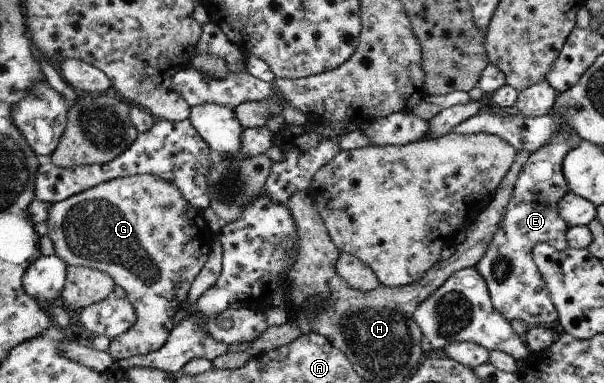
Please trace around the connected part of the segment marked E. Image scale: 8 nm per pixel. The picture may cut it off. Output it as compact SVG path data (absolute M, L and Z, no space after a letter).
M551 113L551 116L556 121L556 124L560 126L560 130L556 131L556 136L550 144L547 144L538 152L531 153L527 163L521 168L510 197L510 202L505 208L502 224L491 238L485 255L475 266L482 280L485 280L493 307L509 322L518 319L524 321L528 326L548 325L558 320L558 313L551 301L546 283L543 281L540 269L533 261L532 250L537 243L548 243L559 251L565 251L568 248L568 243L565 239L565 232L567 232L568 227L558 210L560 201L569 192L562 172L562 163L565 156L574 147L577 147L581 141L581 138L574 132L574 129L565 125L554 113Z

